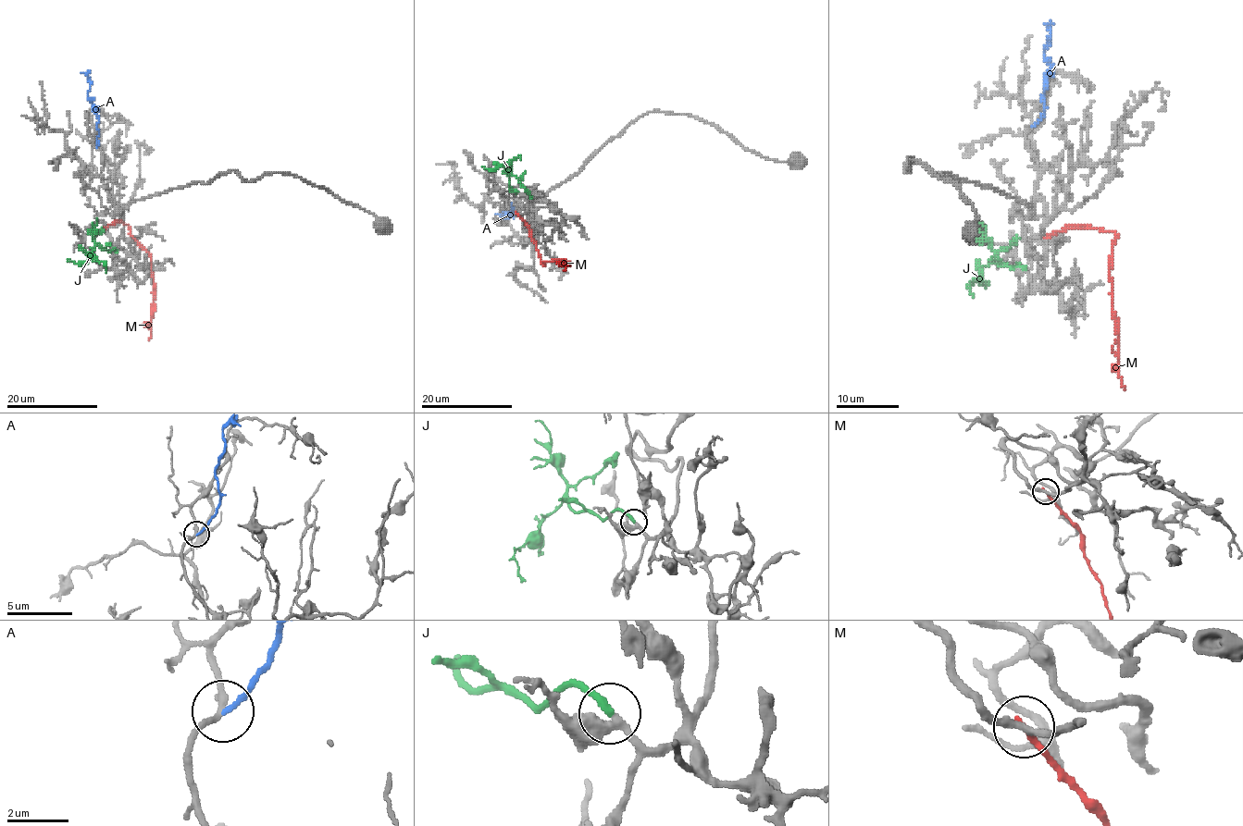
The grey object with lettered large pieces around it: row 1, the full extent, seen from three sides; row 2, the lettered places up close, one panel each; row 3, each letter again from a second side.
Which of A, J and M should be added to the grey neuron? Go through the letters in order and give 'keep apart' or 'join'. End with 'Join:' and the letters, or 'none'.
A: keep apart
J: join
M: keep apart
Join: J

